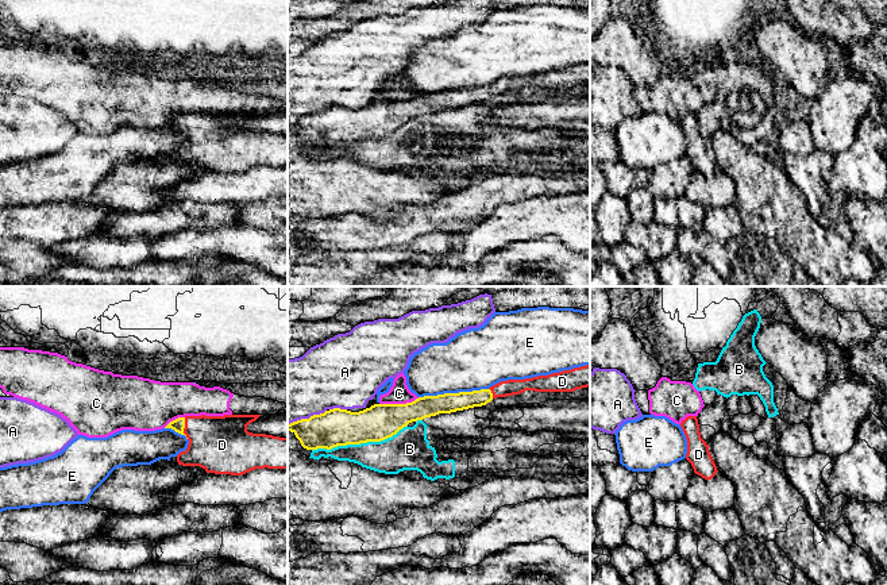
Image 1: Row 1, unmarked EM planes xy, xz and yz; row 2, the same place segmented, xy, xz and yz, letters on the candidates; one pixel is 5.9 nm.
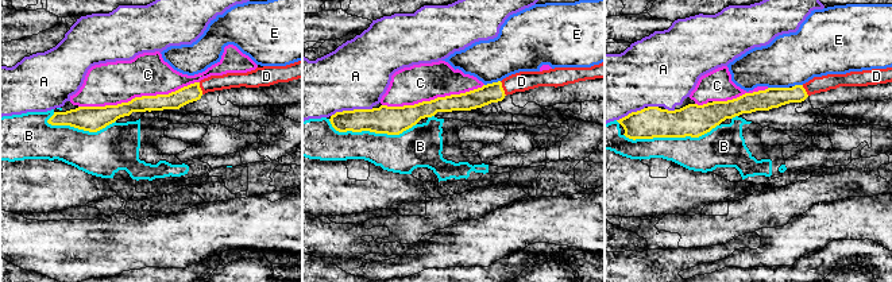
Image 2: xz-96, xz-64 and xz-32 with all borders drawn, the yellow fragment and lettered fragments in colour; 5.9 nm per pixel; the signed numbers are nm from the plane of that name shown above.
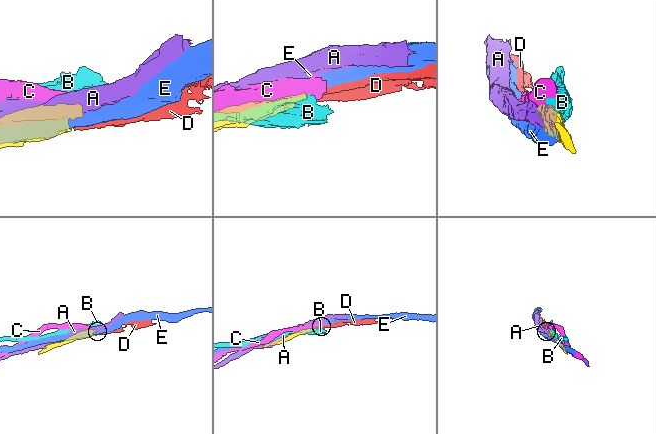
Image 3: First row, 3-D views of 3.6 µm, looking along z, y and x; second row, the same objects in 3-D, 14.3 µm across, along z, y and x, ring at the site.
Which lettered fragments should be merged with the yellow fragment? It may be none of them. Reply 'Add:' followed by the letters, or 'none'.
Add: D

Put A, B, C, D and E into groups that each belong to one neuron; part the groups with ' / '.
A / B / C / D / E

